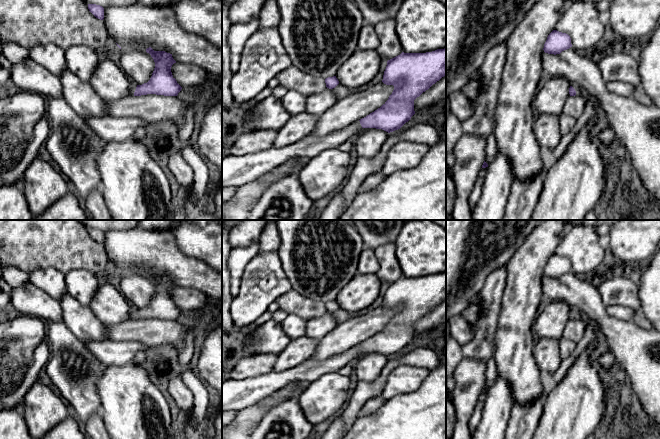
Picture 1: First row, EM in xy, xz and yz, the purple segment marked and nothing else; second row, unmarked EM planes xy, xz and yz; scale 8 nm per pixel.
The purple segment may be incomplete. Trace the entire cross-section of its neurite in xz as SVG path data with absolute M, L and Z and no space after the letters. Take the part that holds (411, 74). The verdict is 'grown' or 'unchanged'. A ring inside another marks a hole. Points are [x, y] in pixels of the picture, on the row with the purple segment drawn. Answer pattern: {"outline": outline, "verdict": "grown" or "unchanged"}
{"outline": "M446 48L426 53L402 52L400 55L387 61L382 82L386 85L393 85L394 90L380 108L347 128L330 133L324 137L317 138L309 135L294 144L282 148L271 147L256 153L224 157L222 159L222 188L238 187L248 183L293 157L306 156L312 158L325 149L338 148L340 144L349 138L353 138L363 128L382 129L388 133L400 129L415 114L414 100L445 75Z", "verdict": "grown"}

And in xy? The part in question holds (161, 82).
{"outline": "M151 47L146 49L155 62L155 68L150 80L142 85L132 84L131 96L156 94L164 96L177 96L182 87L177 83L171 72L171 67L176 61L172 54L165 51L154 51Z", "verdict": "grown"}

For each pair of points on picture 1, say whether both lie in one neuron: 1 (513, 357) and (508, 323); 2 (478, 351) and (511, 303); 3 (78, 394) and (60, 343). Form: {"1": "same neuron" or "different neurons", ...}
{"1": "same neuron", "2": "different neurons", "3": "same neuron"}

